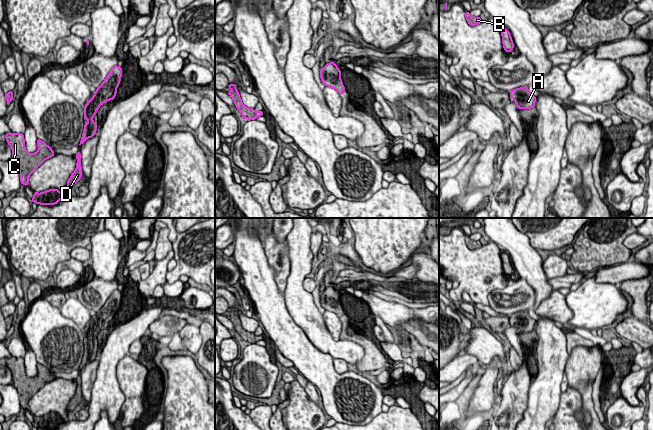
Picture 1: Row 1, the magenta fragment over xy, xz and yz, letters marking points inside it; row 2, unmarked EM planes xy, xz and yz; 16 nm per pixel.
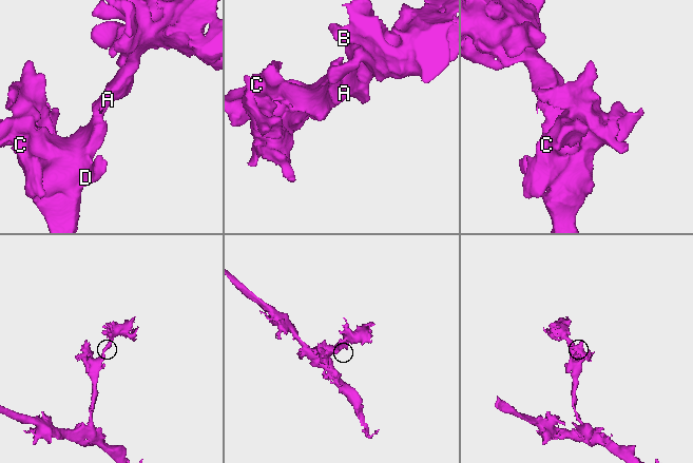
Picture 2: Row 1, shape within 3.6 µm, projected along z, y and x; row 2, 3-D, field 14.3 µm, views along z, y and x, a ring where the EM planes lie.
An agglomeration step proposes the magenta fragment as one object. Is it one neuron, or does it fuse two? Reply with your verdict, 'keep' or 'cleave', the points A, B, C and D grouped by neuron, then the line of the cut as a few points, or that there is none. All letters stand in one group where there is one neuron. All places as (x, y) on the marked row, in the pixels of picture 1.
keep | A B C D | no cut

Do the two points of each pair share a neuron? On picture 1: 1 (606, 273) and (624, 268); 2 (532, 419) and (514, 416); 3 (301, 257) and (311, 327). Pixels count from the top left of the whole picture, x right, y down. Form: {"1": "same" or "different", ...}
{"1": "same", "2": "different", "3": "same"}

